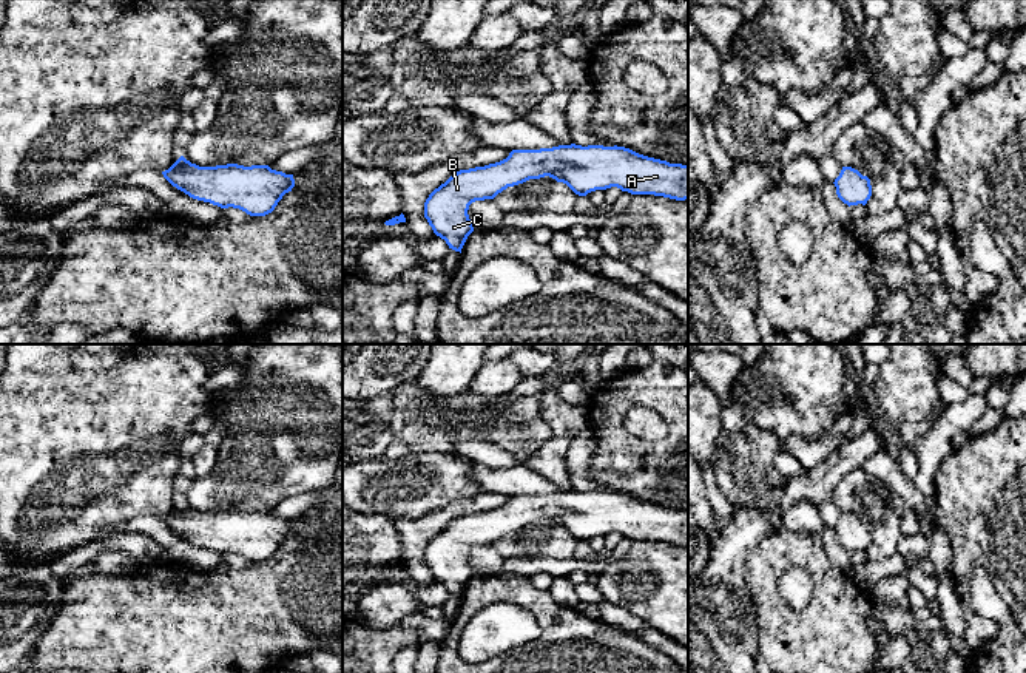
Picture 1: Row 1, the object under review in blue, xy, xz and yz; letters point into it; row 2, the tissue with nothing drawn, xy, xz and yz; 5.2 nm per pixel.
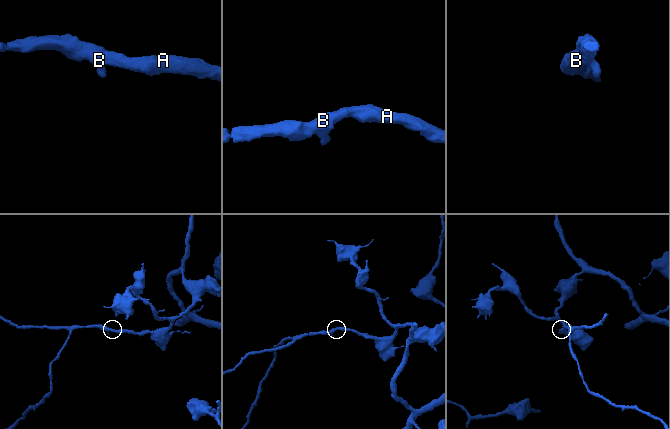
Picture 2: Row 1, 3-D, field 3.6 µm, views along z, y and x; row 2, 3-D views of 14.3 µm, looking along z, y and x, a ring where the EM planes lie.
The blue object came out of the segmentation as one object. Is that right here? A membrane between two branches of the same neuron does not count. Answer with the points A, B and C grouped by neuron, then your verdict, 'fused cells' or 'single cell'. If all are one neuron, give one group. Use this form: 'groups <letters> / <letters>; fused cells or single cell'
groups A B C; single cell

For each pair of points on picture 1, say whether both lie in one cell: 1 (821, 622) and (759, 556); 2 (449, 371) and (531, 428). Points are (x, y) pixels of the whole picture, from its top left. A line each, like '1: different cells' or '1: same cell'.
1: same cell
2: different cells

